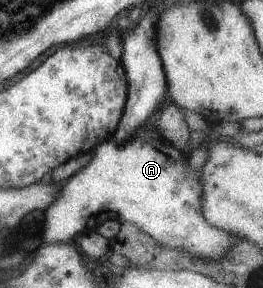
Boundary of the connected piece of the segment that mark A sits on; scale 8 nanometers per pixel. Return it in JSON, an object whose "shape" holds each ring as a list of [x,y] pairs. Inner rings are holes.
{"shape":[[[138,131],[130,140],[122,144],[116,144],[111,137],[105,139],[103,143],[99,142],[85,153],[89,156],[89,161],[68,177],[68,180],[58,189],[52,203],[45,206],[42,211],[44,218],[41,225],[41,237],[43,241],[63,244],[77,233],[83,235],[91,232],[105,219],[135,224],[158,244],[183,250],[198,258],[216,260],[221,257],[224,251],[239,239],[211,227],[203,219],[199,209],[199,197],[201,197],[199,185],[195,181],[195,175],[185,167],[187,161],[182,161],[181,153],[171,143],[158,137],[157,140],[149,140],[149,137]]]}

